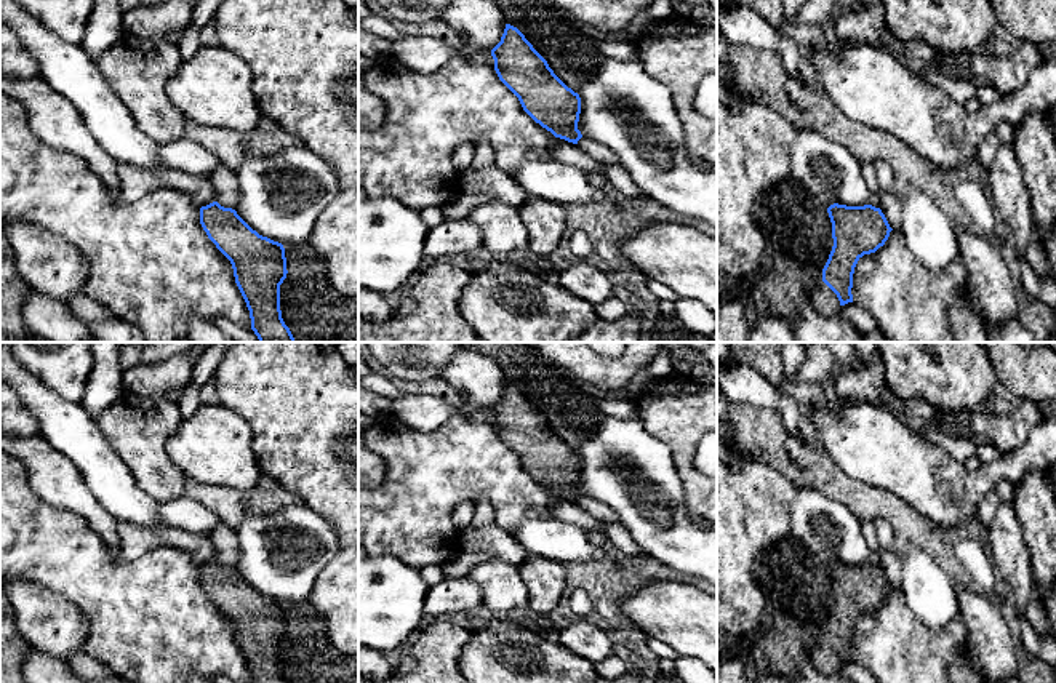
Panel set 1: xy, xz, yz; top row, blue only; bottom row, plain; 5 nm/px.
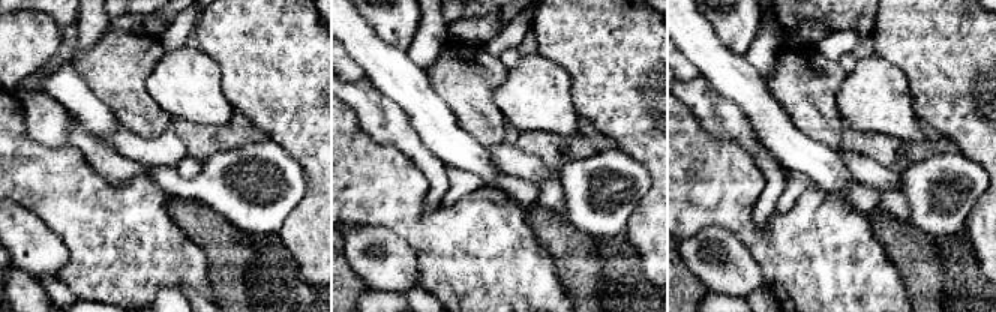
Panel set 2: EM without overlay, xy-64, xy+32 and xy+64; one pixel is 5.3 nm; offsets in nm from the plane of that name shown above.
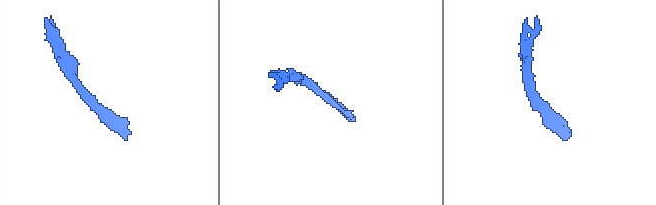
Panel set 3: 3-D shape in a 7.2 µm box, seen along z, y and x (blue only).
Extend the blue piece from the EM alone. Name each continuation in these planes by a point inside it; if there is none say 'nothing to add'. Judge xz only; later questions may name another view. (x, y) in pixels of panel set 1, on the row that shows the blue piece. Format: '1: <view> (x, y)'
nothing to add

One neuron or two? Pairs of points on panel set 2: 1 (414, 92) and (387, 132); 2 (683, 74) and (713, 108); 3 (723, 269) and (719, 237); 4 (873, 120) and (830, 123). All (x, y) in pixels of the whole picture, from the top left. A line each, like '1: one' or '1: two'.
1: two
2: two
3: one
4: two

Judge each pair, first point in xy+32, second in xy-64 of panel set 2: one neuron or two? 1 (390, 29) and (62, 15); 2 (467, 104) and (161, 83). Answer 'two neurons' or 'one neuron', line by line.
1: one neuron
2: two neurons

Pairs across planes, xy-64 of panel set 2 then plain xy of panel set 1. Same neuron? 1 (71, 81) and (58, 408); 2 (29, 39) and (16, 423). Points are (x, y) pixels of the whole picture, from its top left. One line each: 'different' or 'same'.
1: same
2: same

